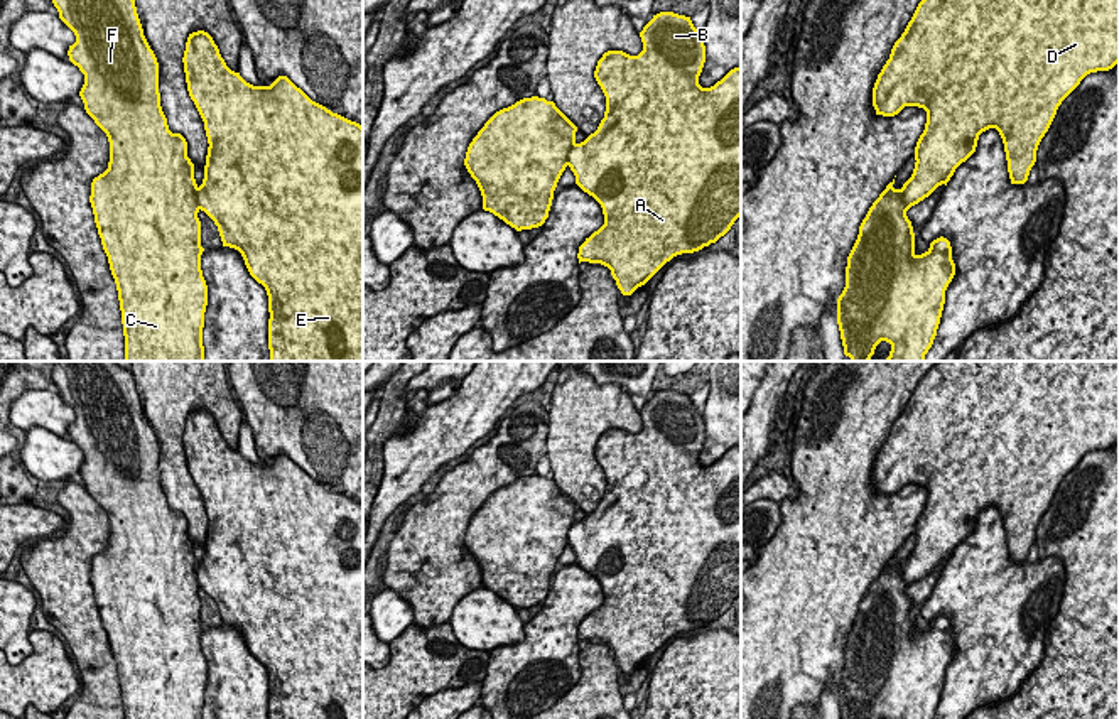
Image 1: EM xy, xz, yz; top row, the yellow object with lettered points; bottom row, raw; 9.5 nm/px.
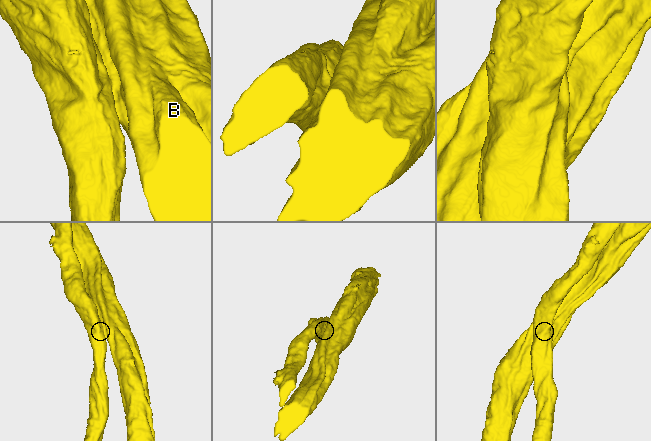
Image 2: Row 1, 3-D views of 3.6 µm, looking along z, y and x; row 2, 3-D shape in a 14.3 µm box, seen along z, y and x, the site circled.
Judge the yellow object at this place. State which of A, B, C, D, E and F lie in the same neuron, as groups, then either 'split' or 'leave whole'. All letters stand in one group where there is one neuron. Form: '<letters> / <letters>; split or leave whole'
A B D E / C F; split

